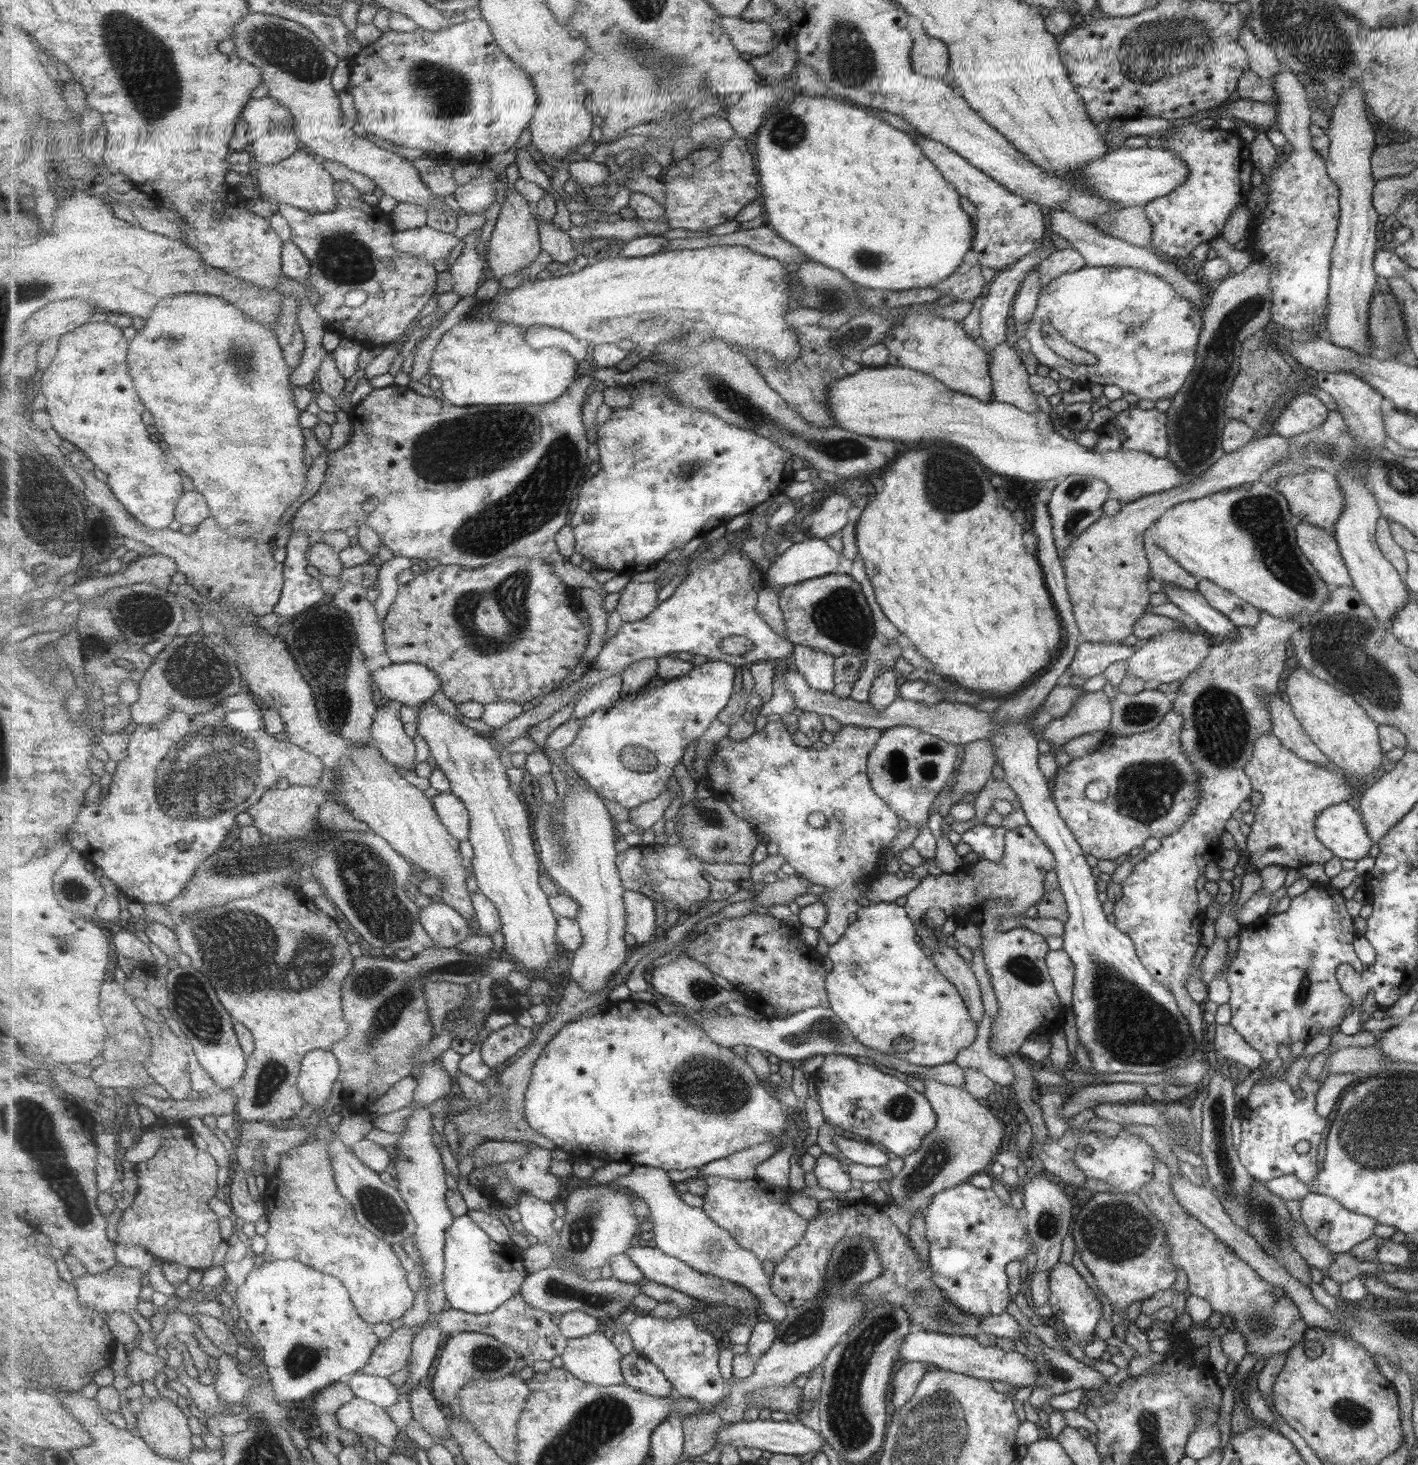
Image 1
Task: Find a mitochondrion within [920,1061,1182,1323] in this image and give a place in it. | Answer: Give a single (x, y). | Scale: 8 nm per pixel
(1116, 1232)

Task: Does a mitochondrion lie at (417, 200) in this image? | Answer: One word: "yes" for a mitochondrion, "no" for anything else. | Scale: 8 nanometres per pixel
no

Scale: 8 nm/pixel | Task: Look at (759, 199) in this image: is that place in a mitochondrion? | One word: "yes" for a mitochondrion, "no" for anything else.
no

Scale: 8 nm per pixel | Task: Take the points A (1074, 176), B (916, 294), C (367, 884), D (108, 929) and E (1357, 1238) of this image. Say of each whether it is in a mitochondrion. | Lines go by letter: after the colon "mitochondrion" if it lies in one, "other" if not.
A: other
B: other
C: mitochondrion
D: other
E: other

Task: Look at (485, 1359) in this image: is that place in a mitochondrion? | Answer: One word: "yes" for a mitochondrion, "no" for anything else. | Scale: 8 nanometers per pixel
yes

